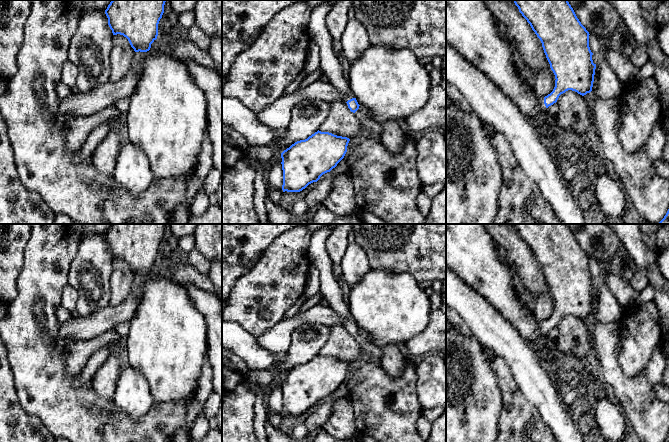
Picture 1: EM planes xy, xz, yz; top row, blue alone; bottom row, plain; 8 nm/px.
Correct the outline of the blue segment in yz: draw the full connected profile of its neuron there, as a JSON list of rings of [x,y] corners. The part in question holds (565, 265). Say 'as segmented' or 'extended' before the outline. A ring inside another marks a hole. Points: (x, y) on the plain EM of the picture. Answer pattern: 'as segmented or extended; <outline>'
extended; [[[513,224],[519,236],[530,248],[542,267],[550,292],[555,299],[553,315],[538,325],[538,331],[546,334],[568,314],[584,320],[592,315],[596,288],[589,271],[589,256],[577,242],[568,224]]]

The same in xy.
as segmented; [[[112,224],[105,234],[113,259],[126,261],[135,276],[147,276],[157,263],[166,224]]]

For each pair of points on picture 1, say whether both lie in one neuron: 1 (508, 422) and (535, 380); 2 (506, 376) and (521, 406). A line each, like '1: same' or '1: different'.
1: different
2: same

